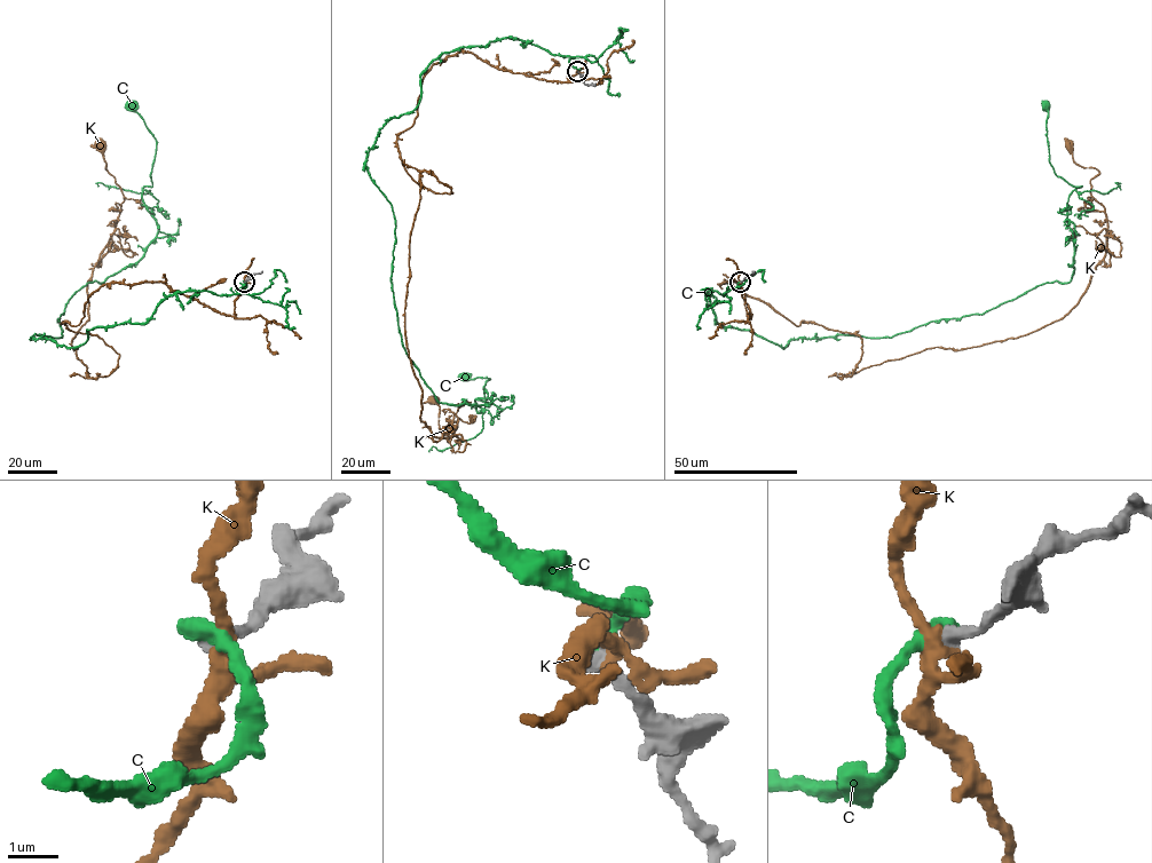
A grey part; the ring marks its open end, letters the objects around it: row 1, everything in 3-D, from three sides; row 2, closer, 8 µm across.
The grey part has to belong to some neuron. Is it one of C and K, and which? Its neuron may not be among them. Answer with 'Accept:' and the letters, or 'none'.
Accept: none

